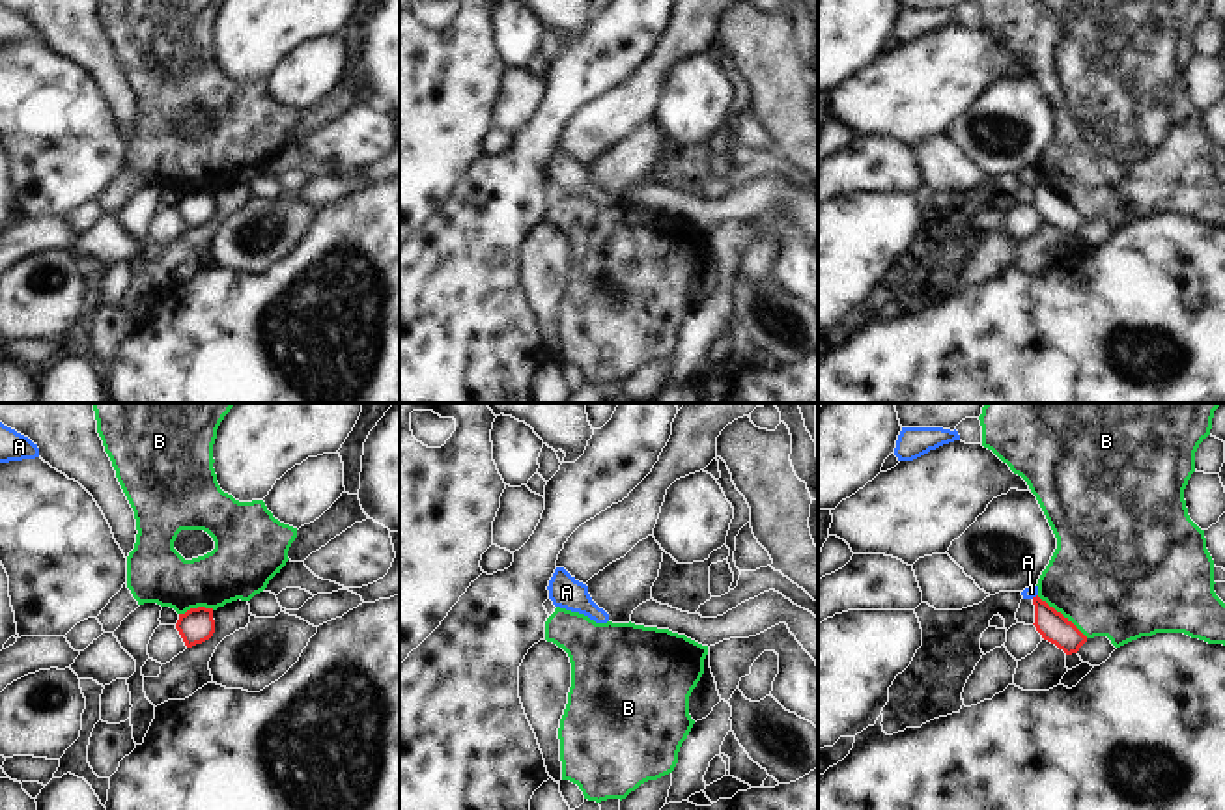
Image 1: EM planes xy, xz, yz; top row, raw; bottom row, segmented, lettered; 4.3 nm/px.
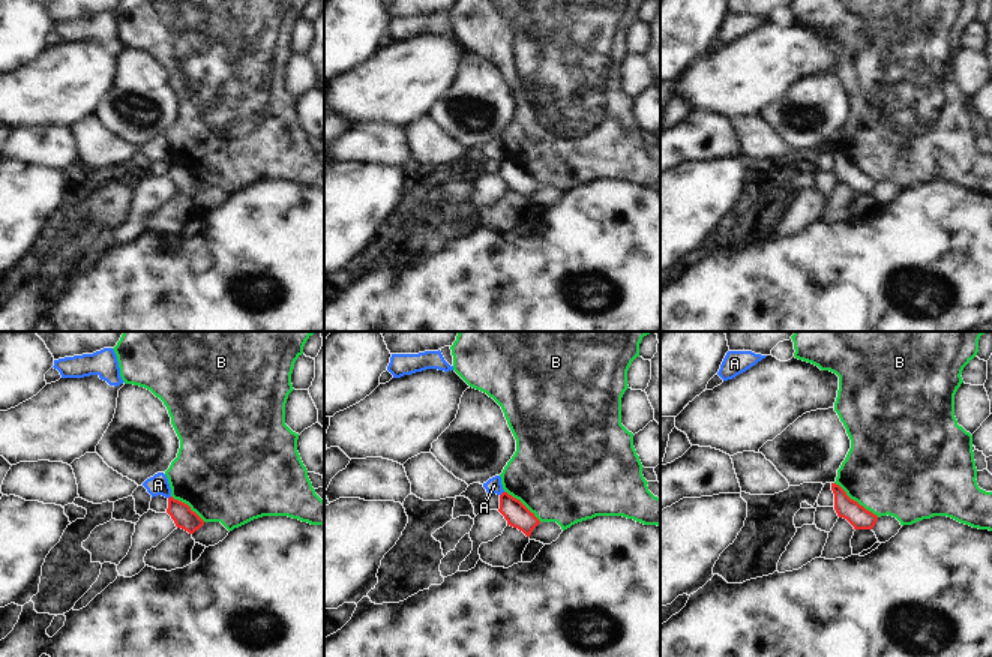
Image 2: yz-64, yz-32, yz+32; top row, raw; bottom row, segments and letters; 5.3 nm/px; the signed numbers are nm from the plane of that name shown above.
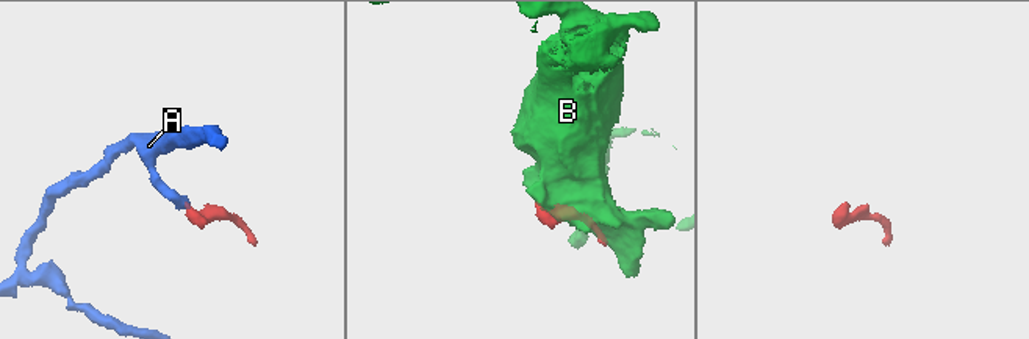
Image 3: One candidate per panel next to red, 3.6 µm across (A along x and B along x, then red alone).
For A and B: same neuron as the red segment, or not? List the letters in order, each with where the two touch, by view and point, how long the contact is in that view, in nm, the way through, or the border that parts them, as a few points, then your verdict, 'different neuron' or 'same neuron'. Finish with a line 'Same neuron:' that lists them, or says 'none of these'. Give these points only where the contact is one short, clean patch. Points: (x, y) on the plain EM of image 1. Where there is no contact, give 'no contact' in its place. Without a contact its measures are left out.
A: yz (1033, 180) | 40 nm | along yz (1037, 176), (1031, 180) | different neuron
B: yz (1061, 196) | 280 nm | different neuron
Same neuron: none of these

